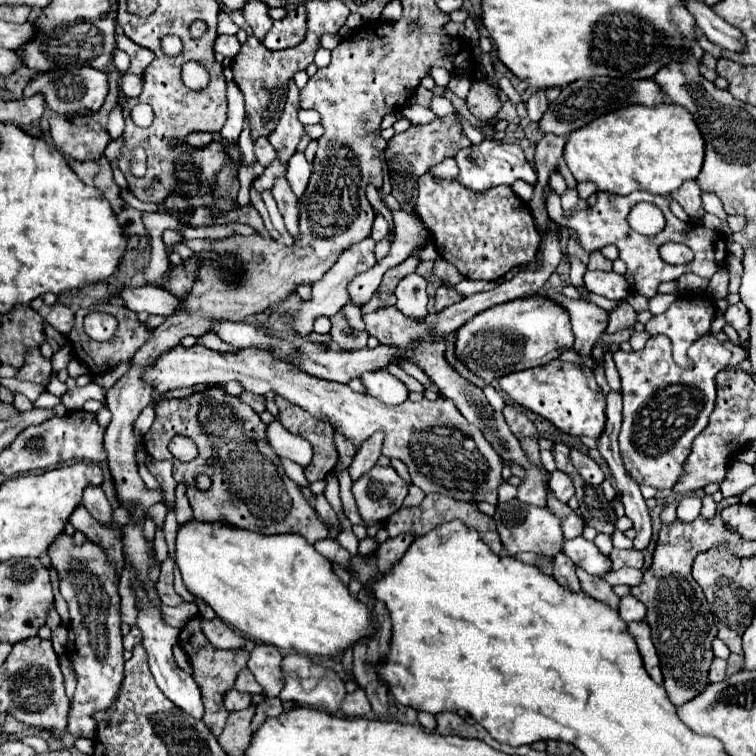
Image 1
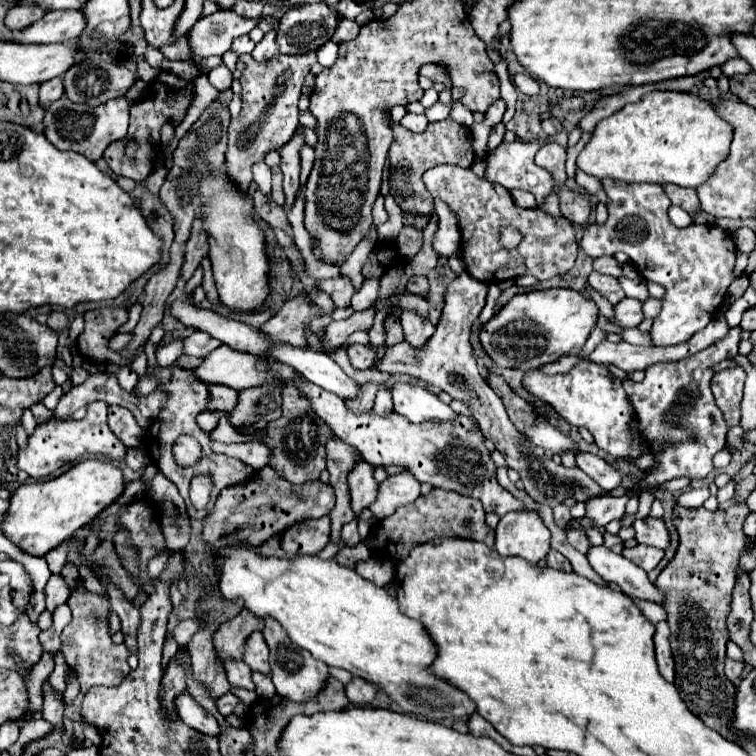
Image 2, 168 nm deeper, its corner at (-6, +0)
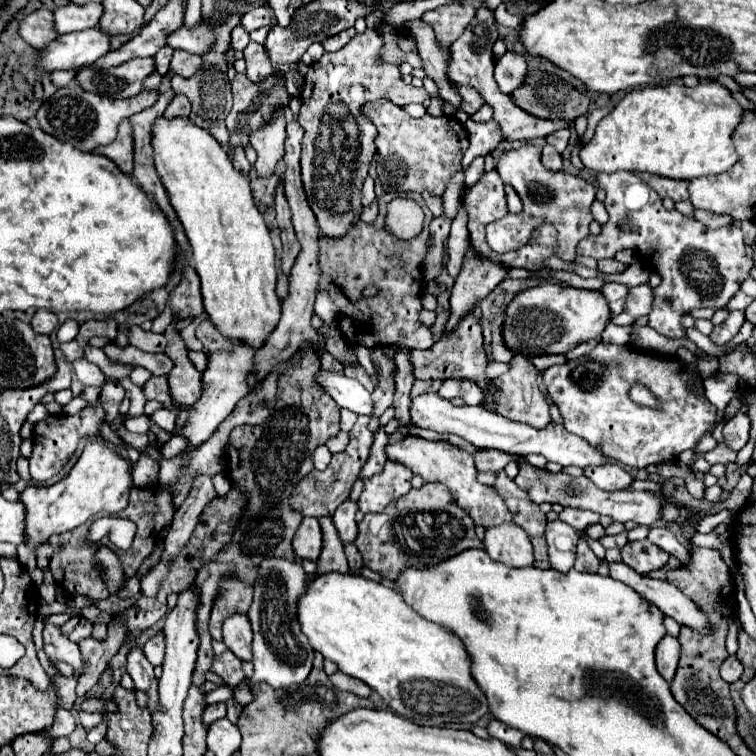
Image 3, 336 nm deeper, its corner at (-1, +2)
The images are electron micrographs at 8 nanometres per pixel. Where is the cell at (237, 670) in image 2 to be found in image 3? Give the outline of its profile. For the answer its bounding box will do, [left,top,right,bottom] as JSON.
[212,641,244,687]

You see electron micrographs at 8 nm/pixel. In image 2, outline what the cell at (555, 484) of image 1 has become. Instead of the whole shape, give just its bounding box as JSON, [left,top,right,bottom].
[553,503,571,527]

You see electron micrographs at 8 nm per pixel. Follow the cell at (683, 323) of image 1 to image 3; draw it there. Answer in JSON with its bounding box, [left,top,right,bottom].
[576,173,754,337]

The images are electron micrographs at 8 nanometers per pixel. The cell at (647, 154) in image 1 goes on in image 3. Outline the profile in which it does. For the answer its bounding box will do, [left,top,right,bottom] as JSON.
[580,83,744,179]

